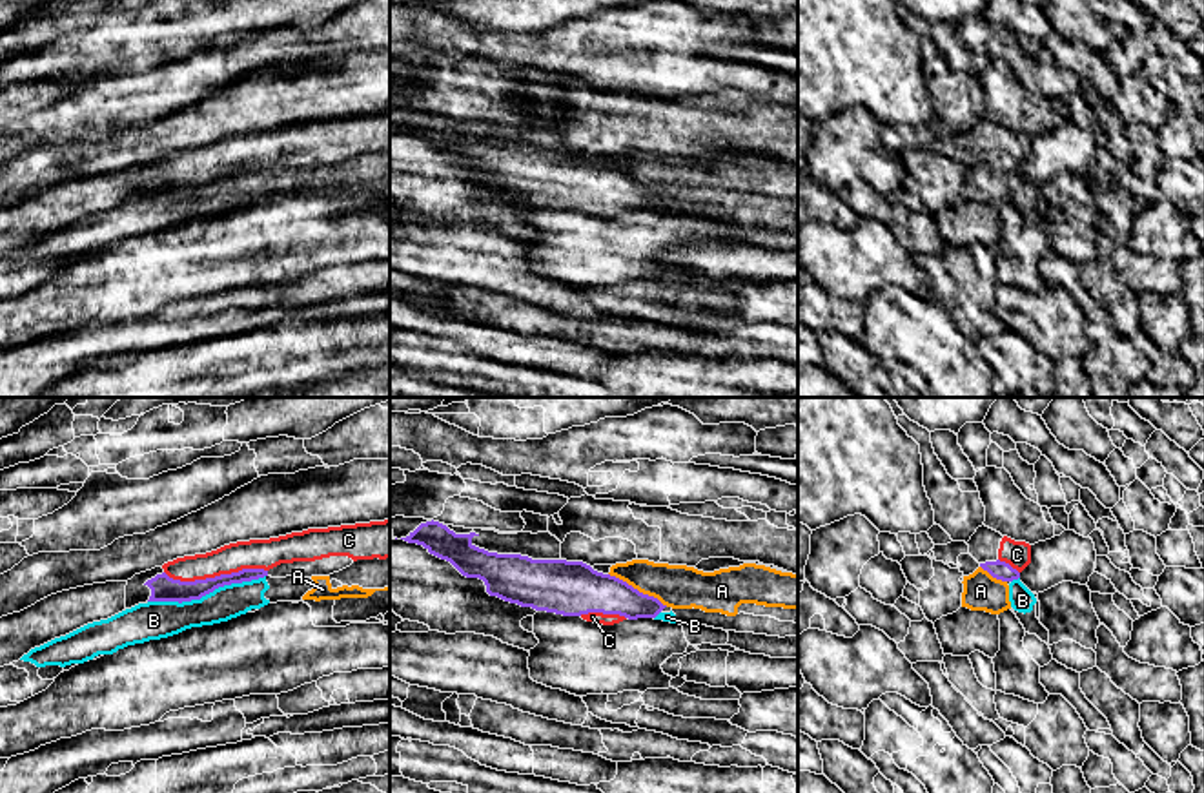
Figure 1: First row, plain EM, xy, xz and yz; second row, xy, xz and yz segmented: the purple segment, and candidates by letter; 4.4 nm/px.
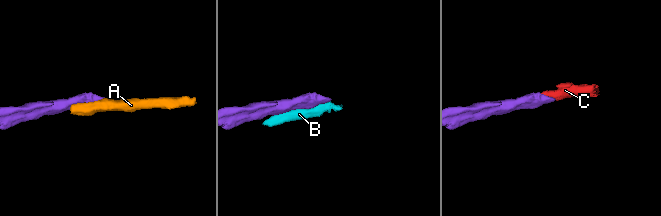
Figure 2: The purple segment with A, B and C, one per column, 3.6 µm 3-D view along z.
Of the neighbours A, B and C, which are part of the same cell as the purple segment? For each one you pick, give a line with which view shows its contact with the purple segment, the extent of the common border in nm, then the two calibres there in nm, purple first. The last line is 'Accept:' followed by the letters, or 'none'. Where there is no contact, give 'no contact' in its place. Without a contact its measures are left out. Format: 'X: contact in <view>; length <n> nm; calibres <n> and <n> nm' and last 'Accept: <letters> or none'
C: contact in xy; length 460 nm; calibres 110 and 130 nm
Accept: C

